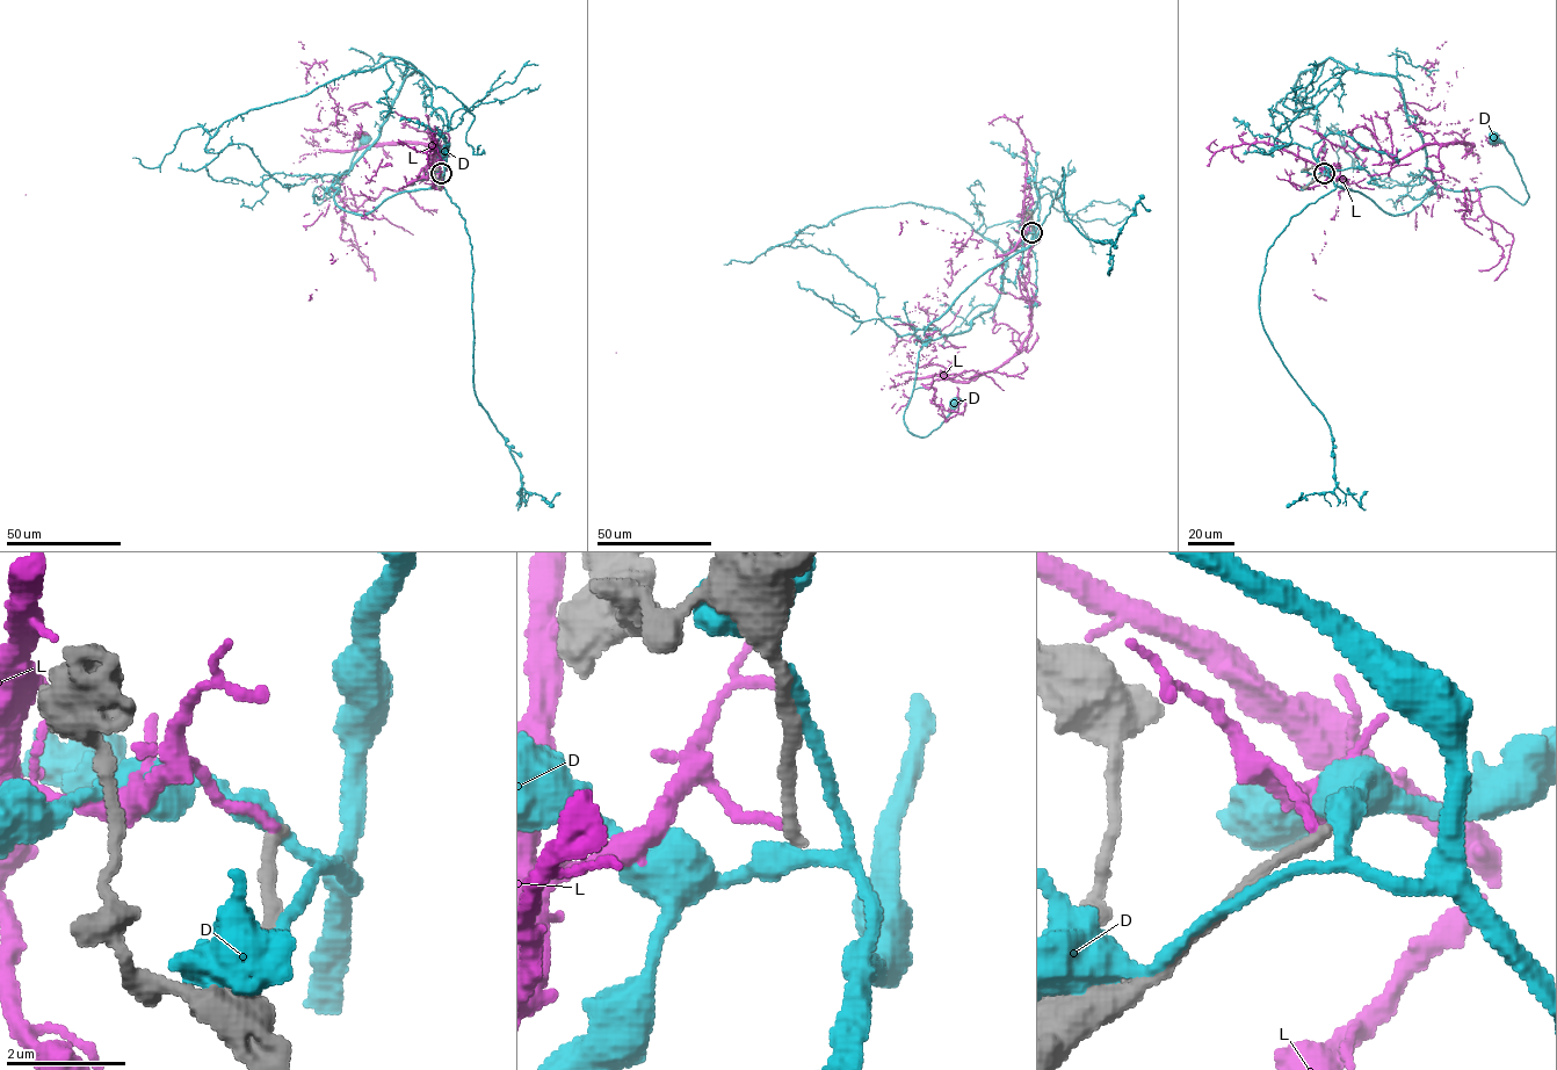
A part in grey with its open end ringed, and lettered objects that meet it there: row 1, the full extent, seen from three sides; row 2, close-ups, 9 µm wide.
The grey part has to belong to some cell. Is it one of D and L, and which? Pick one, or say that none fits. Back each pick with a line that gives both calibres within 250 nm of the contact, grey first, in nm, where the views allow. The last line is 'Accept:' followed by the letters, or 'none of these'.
Accept: none of these

